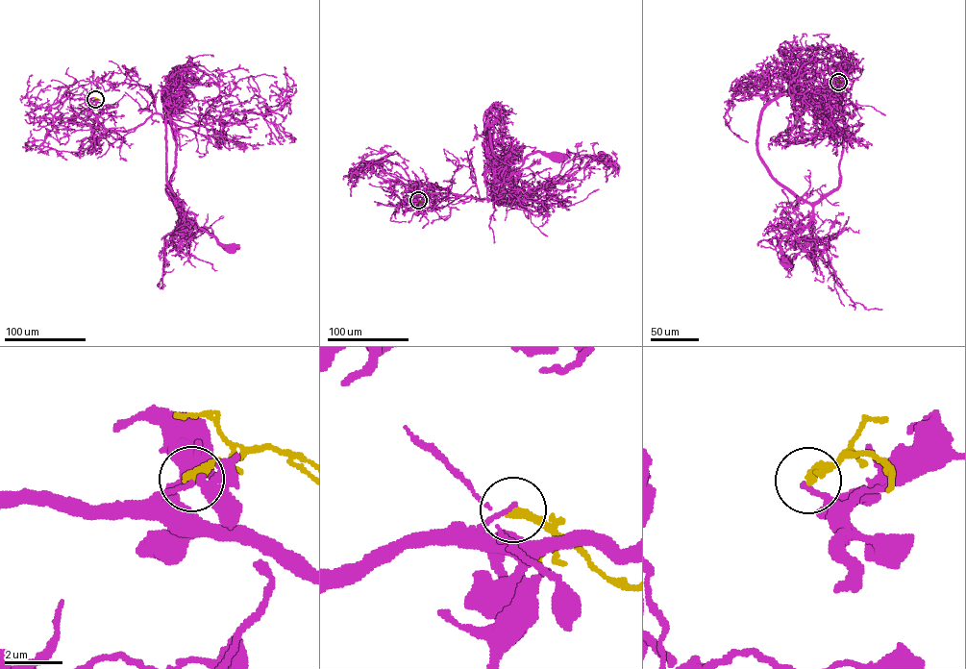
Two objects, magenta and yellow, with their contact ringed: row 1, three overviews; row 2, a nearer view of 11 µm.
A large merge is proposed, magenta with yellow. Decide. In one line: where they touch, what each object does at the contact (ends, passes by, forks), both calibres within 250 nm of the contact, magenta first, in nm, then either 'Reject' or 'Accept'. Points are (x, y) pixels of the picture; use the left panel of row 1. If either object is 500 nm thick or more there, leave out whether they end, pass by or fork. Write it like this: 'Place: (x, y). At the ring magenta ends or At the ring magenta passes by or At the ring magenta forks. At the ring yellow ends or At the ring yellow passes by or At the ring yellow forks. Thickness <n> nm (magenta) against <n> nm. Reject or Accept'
Place: (95, 99). At the ring magenta ends. At the ring yellow ends. Thickness 140 nm (magenta) against 360 nm. Reject

